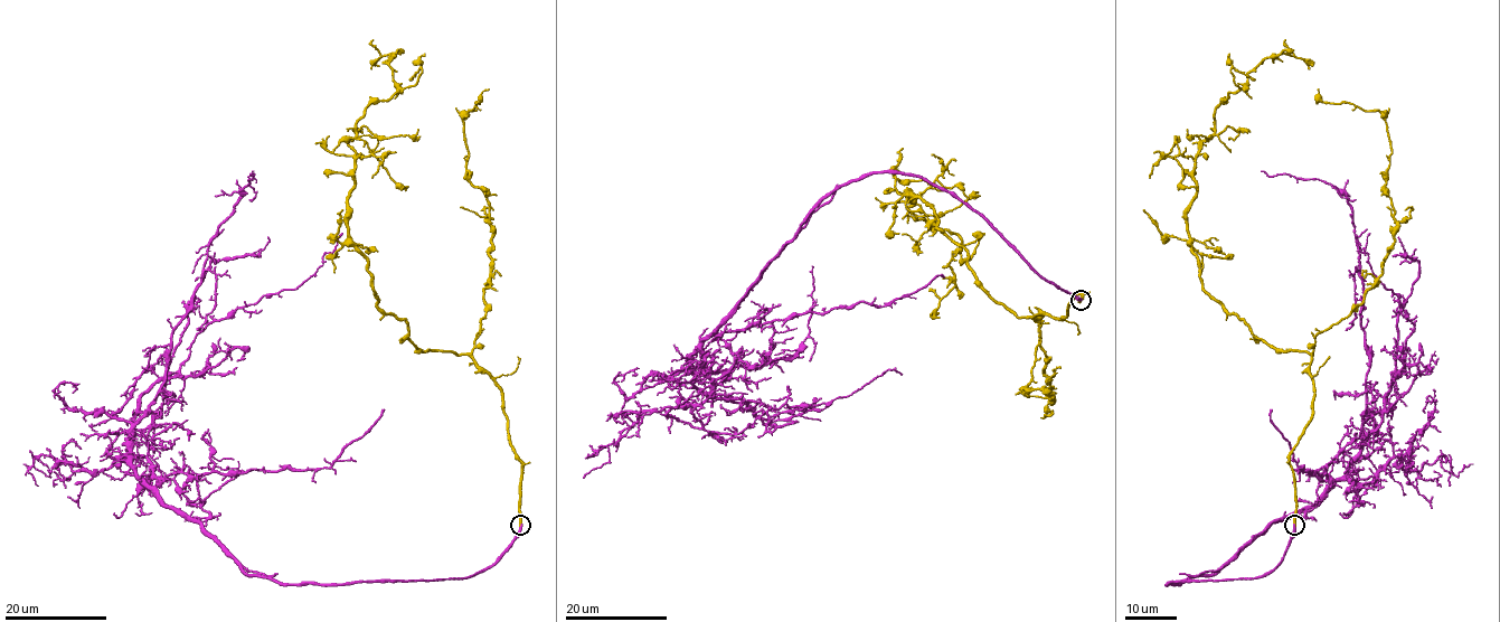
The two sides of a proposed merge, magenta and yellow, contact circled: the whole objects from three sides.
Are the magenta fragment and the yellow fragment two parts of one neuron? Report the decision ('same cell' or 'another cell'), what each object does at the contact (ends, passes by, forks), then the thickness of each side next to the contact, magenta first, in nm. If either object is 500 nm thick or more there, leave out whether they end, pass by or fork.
same cell; magenta ends there; yellow ends there; 260 nm thick on the magenta side, 320 nm on the other

